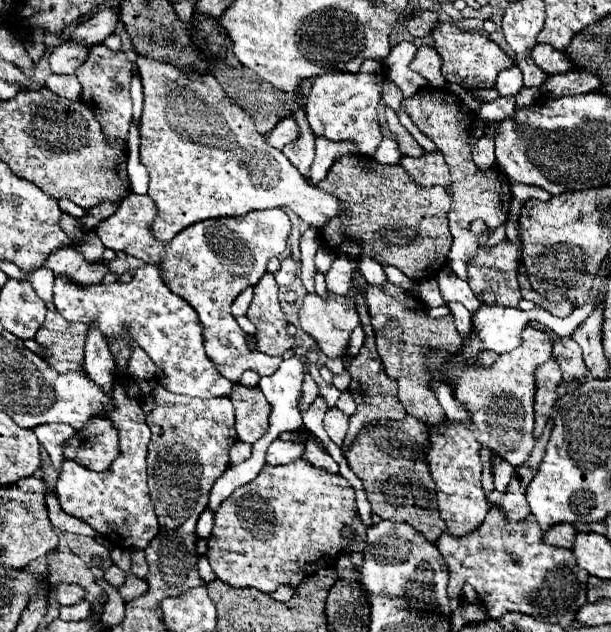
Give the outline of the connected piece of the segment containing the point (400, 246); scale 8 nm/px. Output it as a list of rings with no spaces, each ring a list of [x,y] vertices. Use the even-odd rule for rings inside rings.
[[[362,154],[342,156],[342,160],[334,162],[318,188],[326,194],[334,194],[342,204],[342,214],[330,218],[328,226],[320,228],[320,236],[336,256],[346,256],[356,262],[352,288],[346,294],[352,300],[368,290],[366,278],[358,270],[362,258],[378,260],[382,266],[396,266],[412,280],[434,278],[446,266],[452,246],[448,230],[450,194],[446,188],[420,188],[400,164],[386,166]]]

